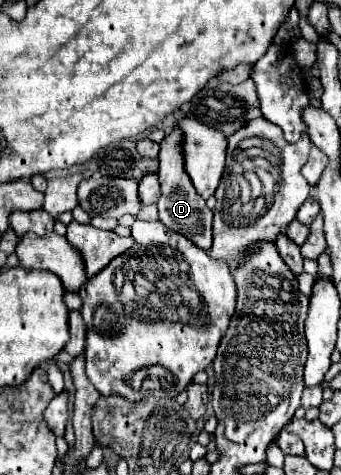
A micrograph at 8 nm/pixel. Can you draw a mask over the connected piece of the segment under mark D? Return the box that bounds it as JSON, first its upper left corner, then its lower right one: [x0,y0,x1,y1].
[159,127,213,249]

